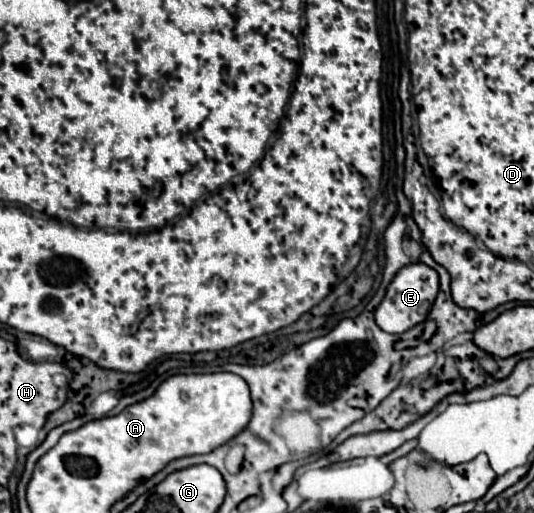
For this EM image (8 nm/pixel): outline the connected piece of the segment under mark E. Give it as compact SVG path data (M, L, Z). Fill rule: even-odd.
M408 264L394 276L382 304L376 308L374 312L376 324L388 334L402 334L414 328L416 324L426 322L428 312L436 300L436 294L438 294L438 274L426 264Z

